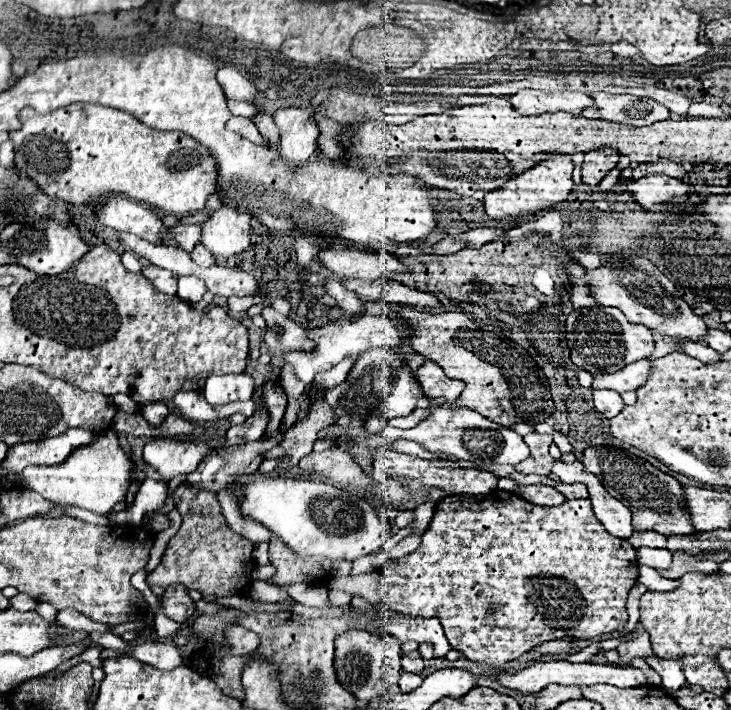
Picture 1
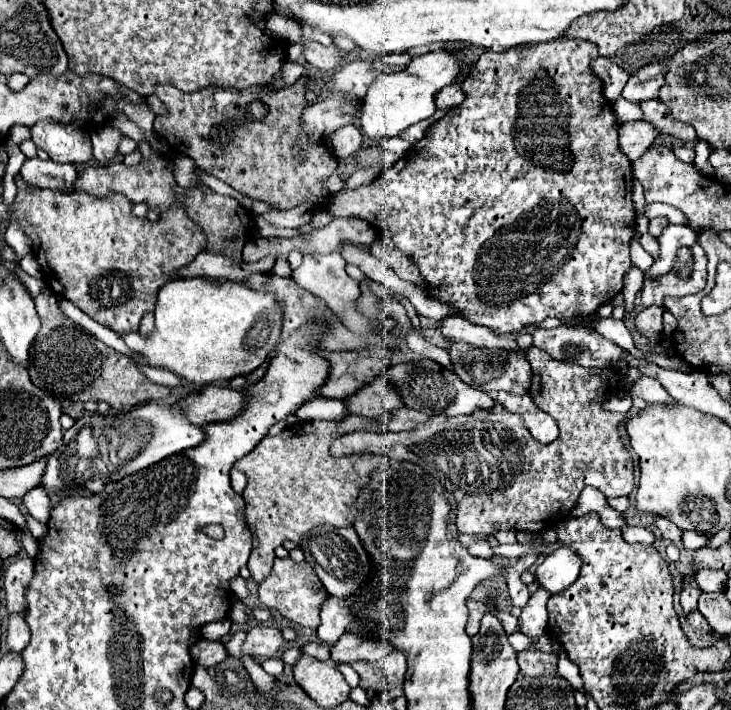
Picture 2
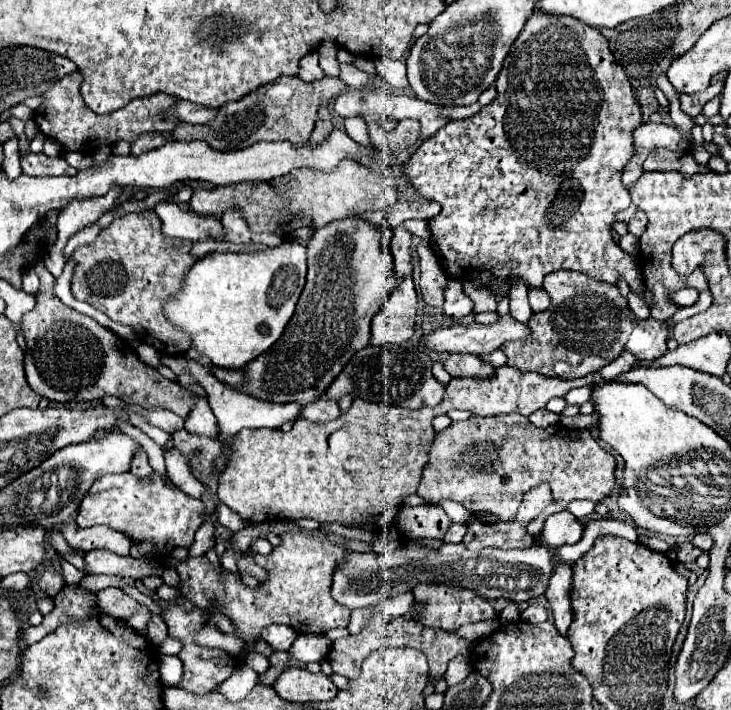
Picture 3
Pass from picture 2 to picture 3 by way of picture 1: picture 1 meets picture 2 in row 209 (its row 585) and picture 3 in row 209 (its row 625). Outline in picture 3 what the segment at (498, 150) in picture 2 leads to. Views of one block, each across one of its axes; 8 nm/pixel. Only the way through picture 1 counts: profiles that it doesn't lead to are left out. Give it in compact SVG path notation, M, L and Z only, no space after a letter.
M534 14L528 18L522 34L518 36L518 42L510 48L510 54L506 56L506 66L502 66L496 82L494 82L498 96L488 104L482 106L482 110L466 120L448 122L438 130L434 136L424 140L416 152L408 158L408 162L402 164L402 176L414 186L414 190L426 198L436 200L442 210L438 216L428 220L430 228L430 248L434 250L438 262L446 270L446 274L454 280L462 282L478 282L480 286L490 286L492 282L514 282L524 280L528 288L542 288L544 278L554 270L576 270L590 278L598 278L606 284L616 284L618 278L624 278L628 288L636 294L644 292L644 280L642 280L642 268L636 258L626 254L612 236L612 226L616 222L616 214L626 210L630 206L630 194L622 184L622 172L630 158L634 156L634 130L644 122L642 120L642 108L636 100L632 86L628 82L628 76L624 68L614 60L614 54L608 48L608 40L602 36L598 28L586 26L584 22L576 22L574 18L558 18L550 14Z

